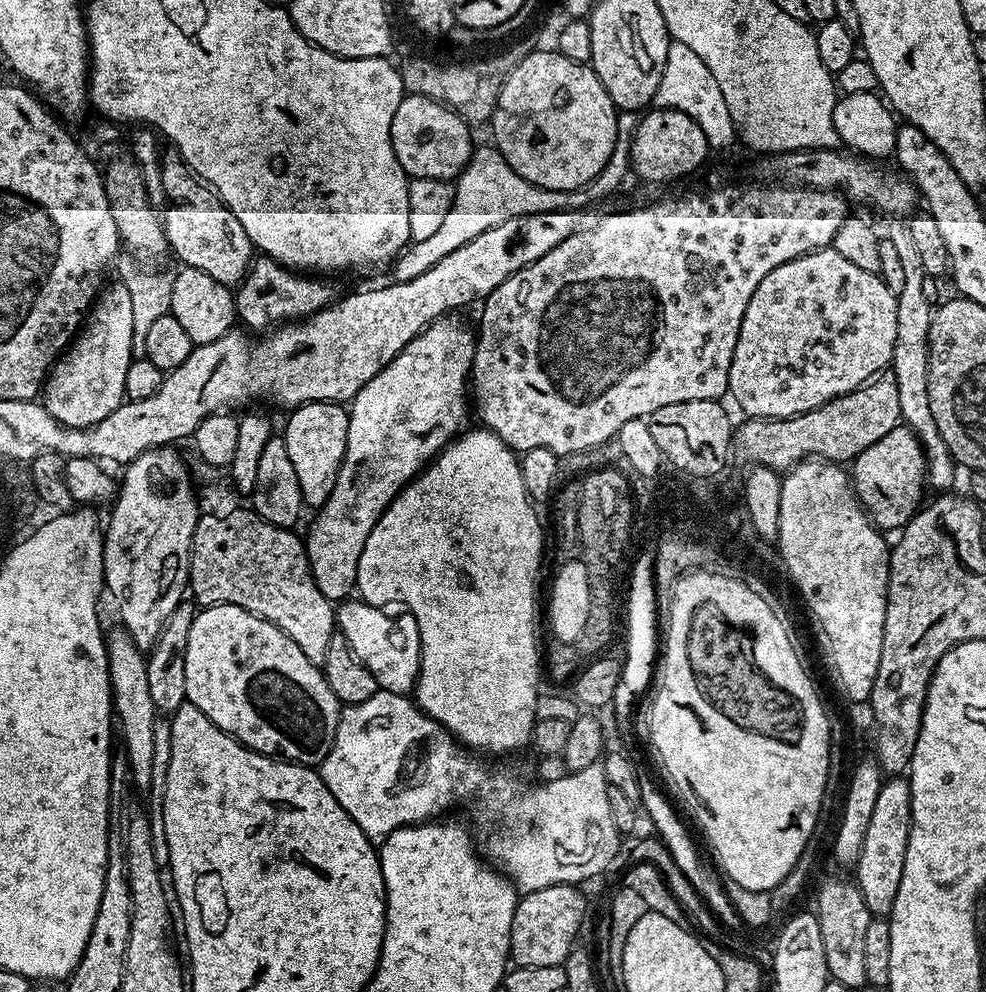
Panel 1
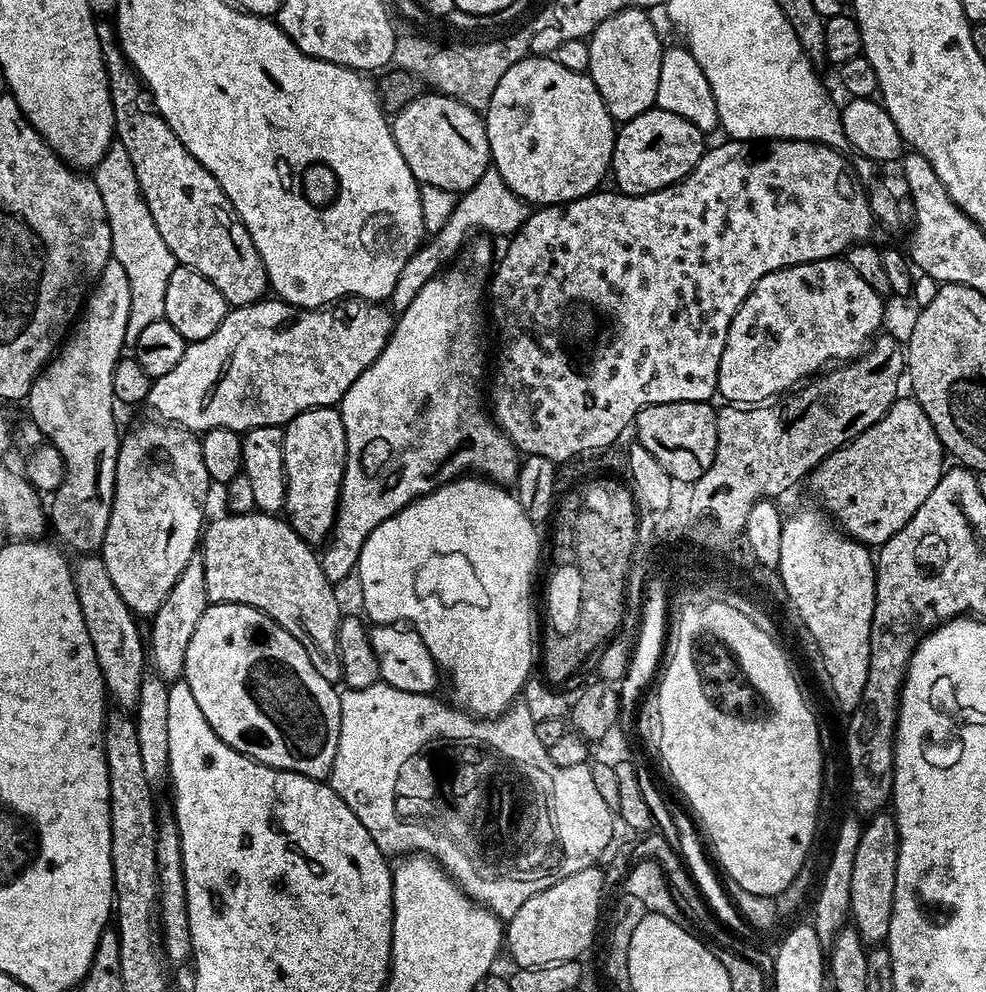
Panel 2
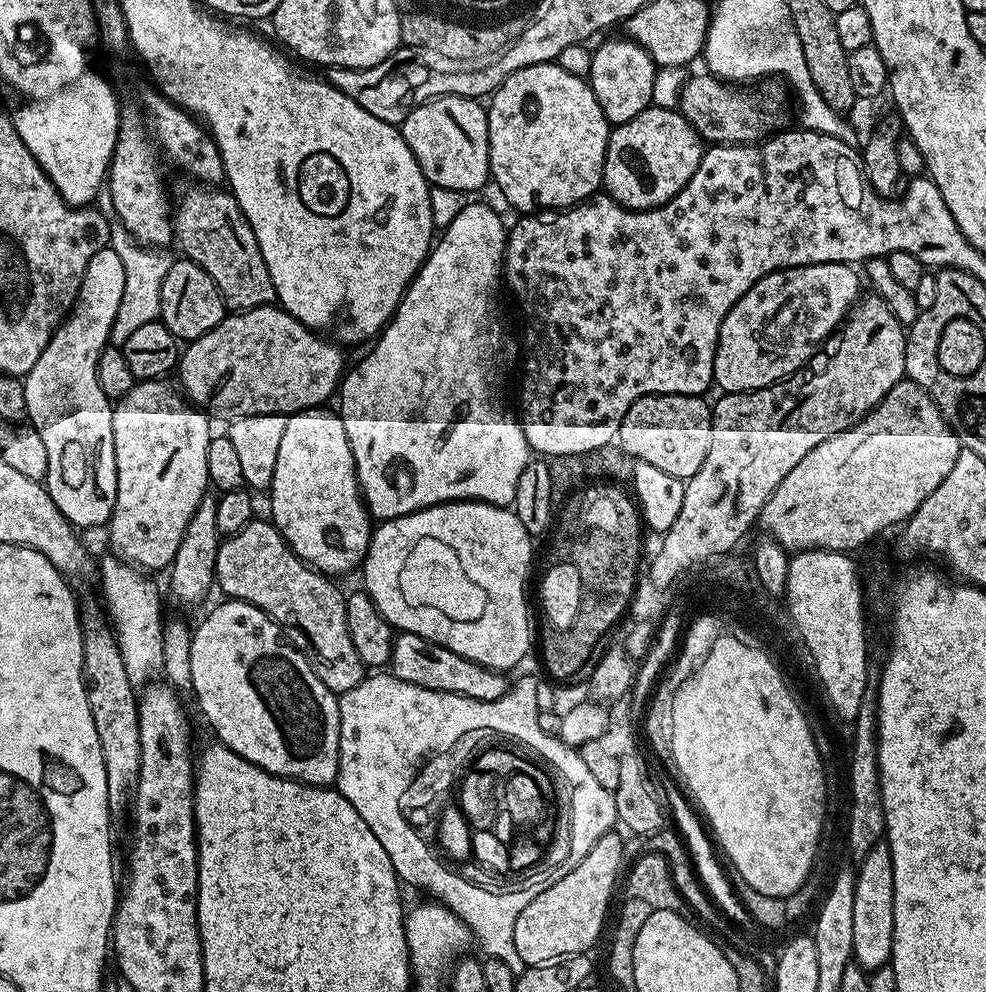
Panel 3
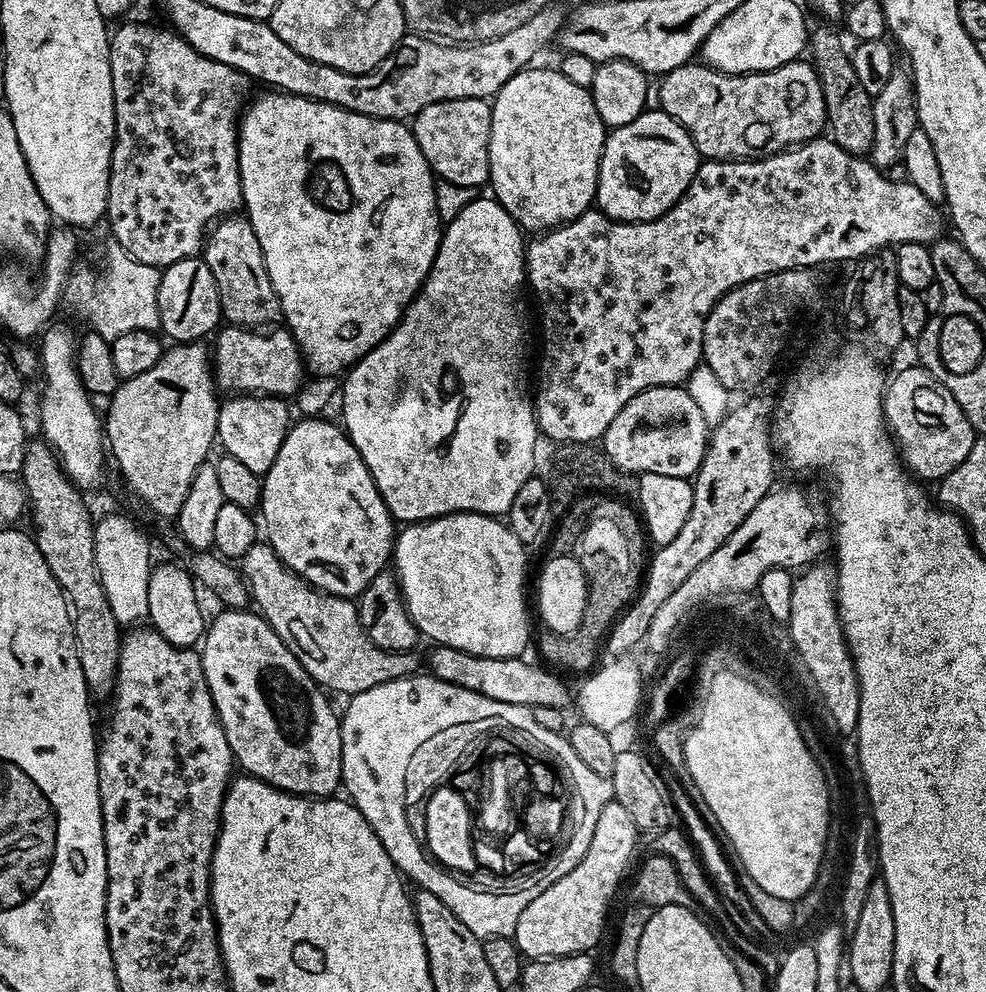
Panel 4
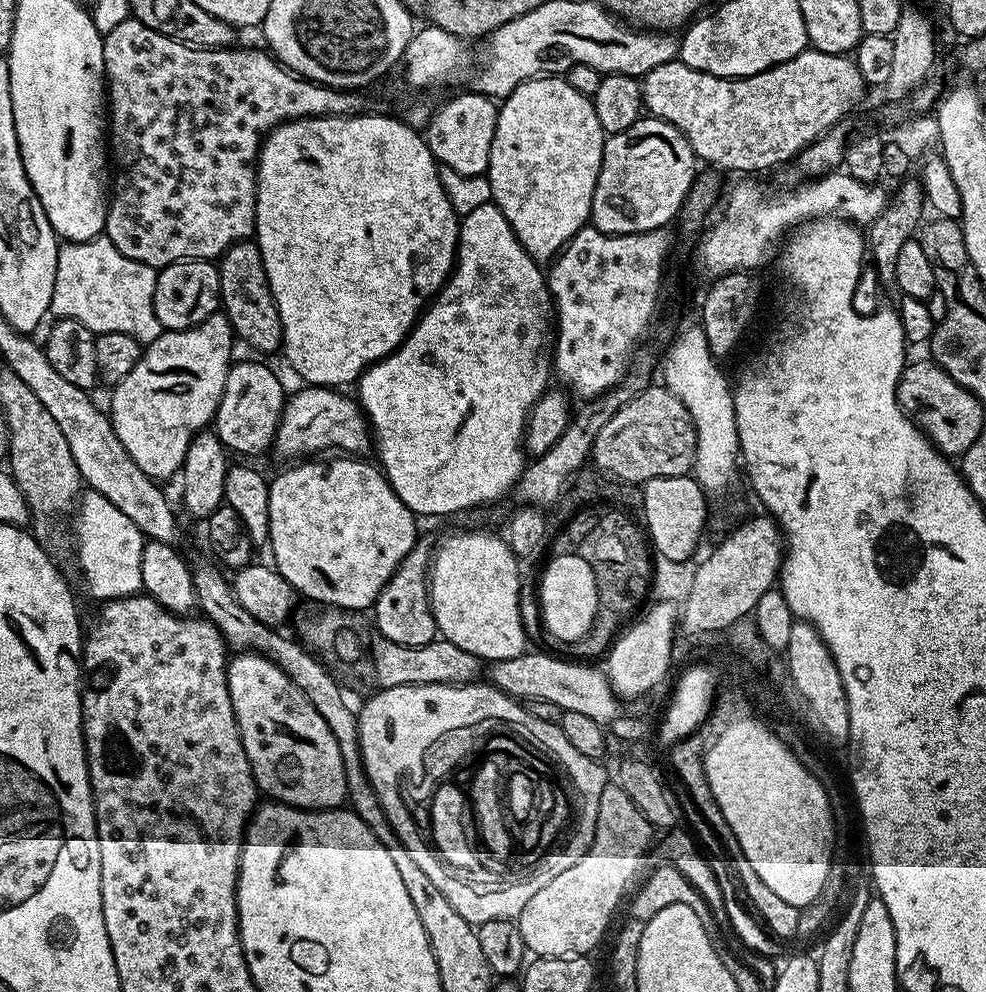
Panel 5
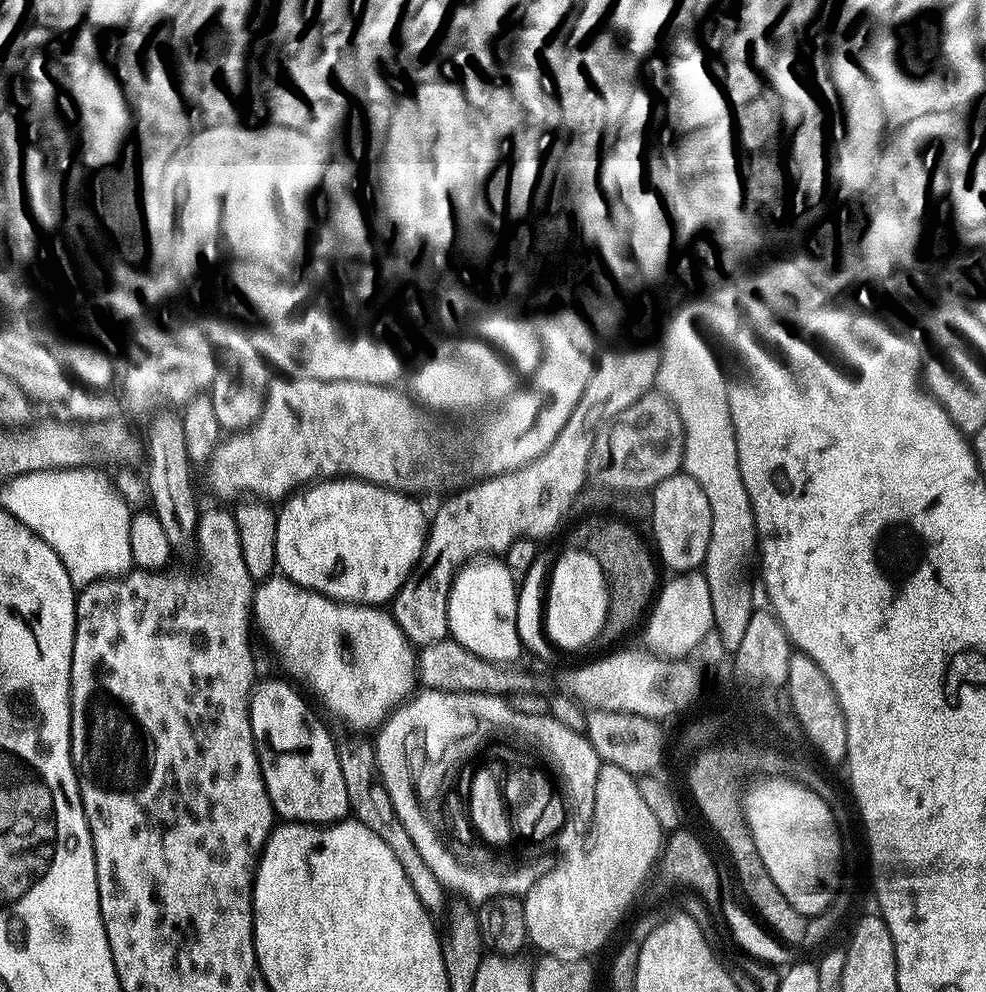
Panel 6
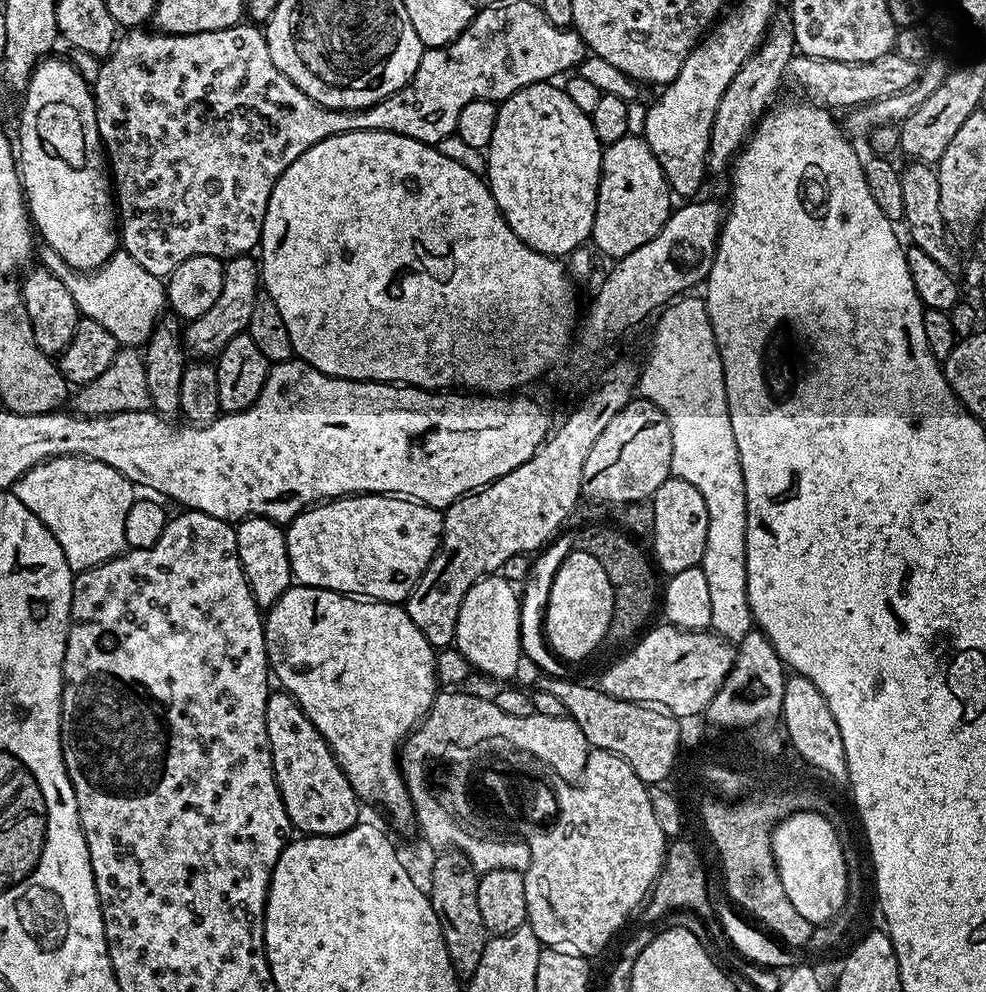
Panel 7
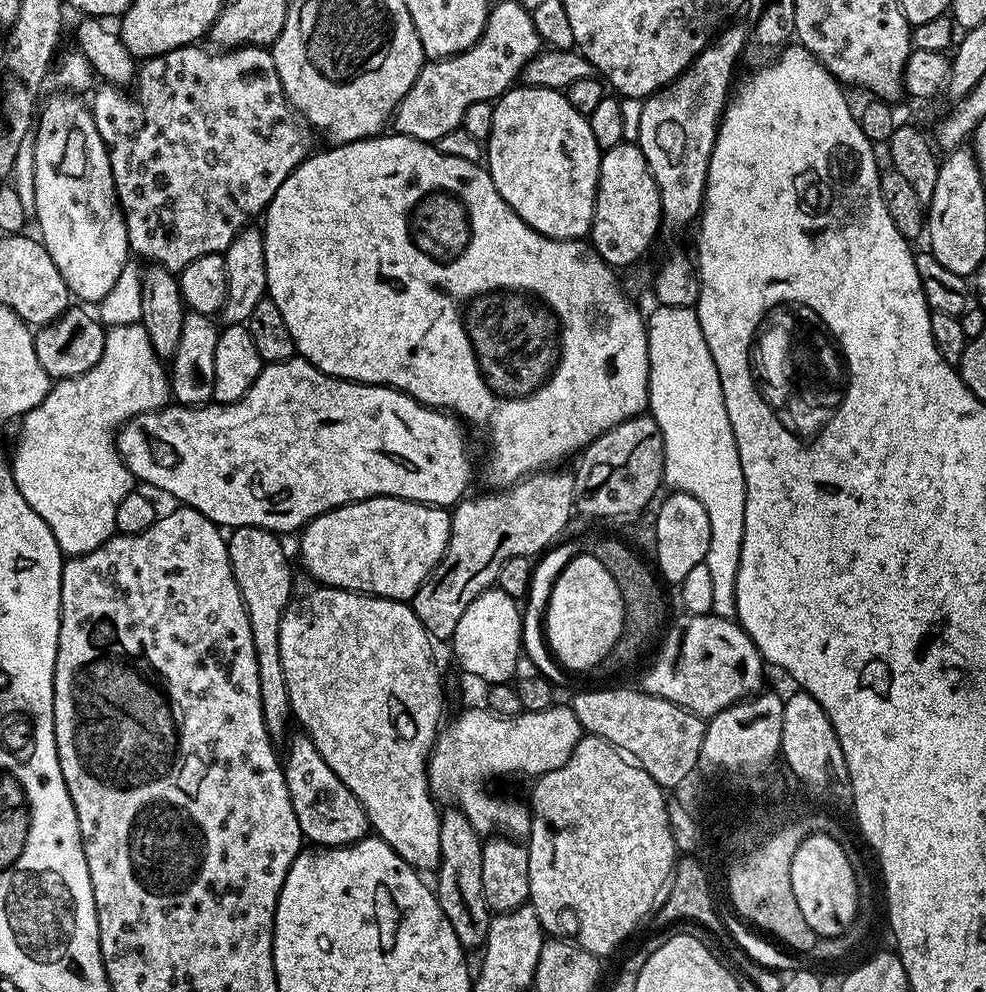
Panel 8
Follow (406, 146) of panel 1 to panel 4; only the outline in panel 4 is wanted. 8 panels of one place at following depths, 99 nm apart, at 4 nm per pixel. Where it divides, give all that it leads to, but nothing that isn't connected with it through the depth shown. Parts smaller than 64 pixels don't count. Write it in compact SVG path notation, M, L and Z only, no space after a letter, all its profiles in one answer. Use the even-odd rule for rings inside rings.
M487 99L443 100L426 106L411 121L412 136L418 142L433 173L446 182L473 190L489 183L488 143L492 106Z

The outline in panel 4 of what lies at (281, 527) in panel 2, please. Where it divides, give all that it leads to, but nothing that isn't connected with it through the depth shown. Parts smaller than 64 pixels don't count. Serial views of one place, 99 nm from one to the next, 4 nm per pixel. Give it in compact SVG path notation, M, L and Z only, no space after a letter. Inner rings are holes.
M267 542L252 544L242 564L242 579L259 615L298 658L306 674L329 693L341 692L344 698L351 698L362 694L362 690L382 686L382 682L394 682L421 671L422 660L415 651L387 652L374 646L360 621L360 609L351 599L313 588L283 564Z

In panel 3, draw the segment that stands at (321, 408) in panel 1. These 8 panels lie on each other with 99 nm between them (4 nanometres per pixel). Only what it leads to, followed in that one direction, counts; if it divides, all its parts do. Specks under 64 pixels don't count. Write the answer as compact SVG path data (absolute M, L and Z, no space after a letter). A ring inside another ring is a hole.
M301 410L288 416L282 443L278 445L278 462L274 462L270 520L299 560L329 578L337 578L346 575L351 568L359 569L363 565L364 557L368 555L368 544L372 540L374 521L368 515L368 506L360 494L354 454L350 438L346 438L346 426L342 426L342 418L335 411L324 411Z

